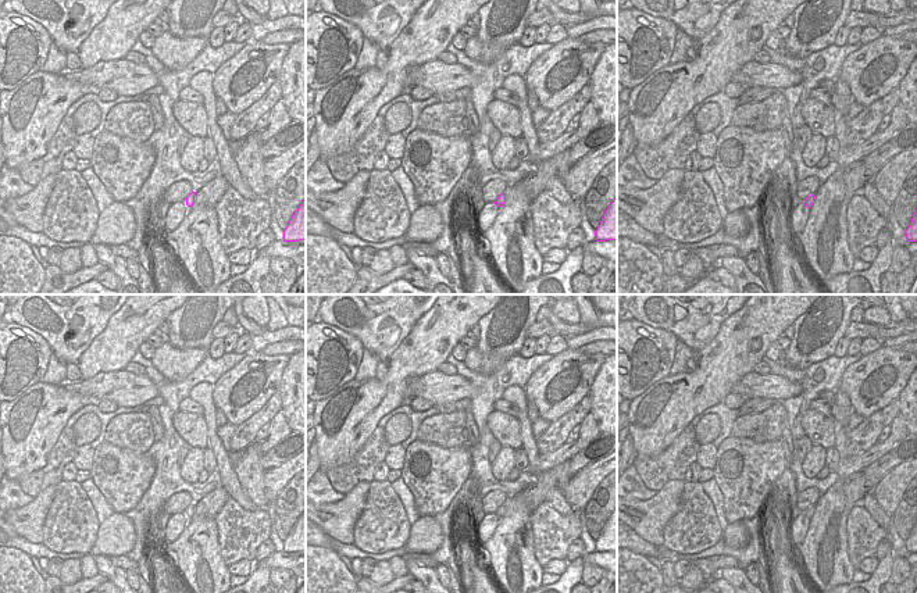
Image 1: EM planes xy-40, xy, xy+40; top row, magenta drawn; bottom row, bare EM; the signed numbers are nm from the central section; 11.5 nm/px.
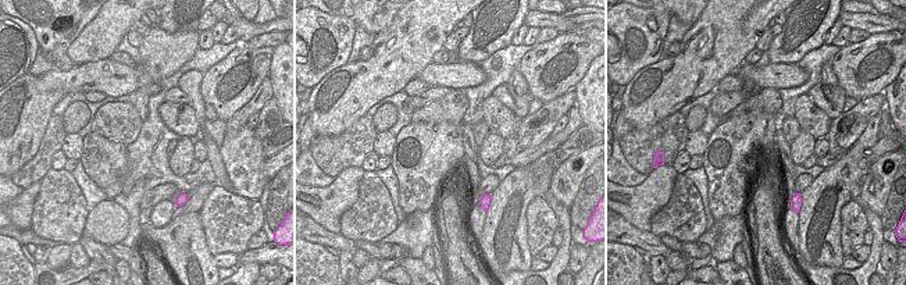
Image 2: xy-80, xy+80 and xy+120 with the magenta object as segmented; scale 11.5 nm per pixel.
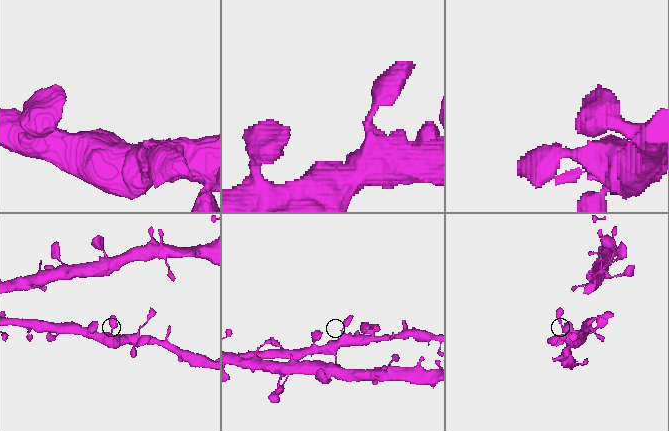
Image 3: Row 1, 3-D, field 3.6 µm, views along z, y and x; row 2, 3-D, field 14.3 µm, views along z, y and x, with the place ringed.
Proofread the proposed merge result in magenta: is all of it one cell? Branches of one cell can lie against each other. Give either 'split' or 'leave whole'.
leave whole

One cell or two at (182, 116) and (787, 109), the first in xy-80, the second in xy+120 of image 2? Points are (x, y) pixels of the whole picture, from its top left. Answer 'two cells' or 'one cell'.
two cells

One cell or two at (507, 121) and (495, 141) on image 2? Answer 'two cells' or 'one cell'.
two cells

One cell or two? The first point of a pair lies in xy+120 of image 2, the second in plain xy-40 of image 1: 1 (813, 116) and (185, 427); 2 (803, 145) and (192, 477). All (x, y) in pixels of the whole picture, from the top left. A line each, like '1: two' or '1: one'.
1: one
2: one

